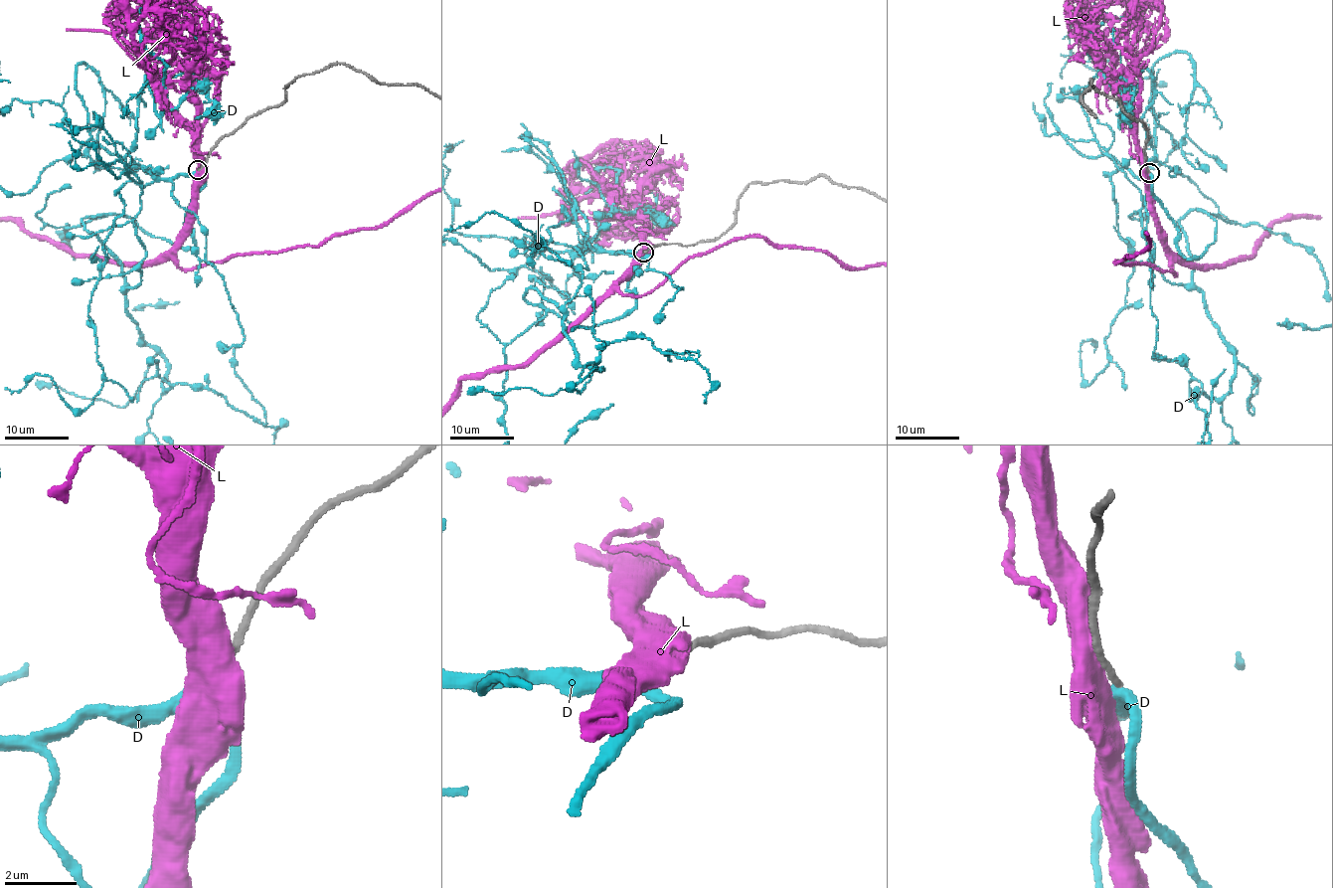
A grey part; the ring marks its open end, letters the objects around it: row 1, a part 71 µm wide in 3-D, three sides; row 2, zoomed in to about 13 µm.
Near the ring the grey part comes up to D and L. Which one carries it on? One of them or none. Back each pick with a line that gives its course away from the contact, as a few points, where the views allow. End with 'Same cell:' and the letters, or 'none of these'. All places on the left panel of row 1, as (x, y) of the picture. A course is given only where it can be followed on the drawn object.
D: course (198, 170), (129, 174), (145, 252), (124, 308), (164, 358), (167, 390), (211, 388), (264, 424), (236, 347)
Same cell: D

